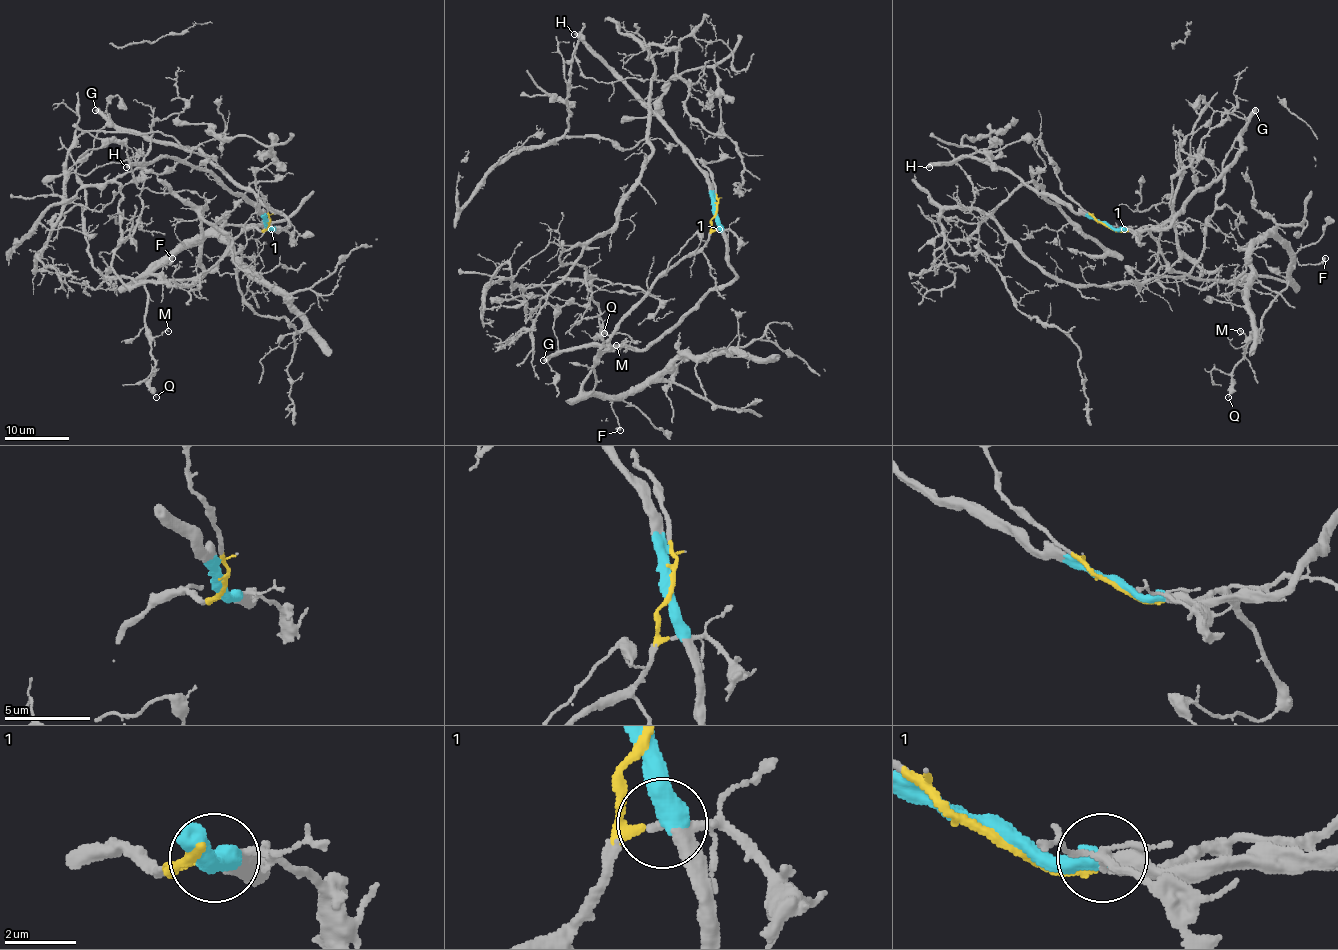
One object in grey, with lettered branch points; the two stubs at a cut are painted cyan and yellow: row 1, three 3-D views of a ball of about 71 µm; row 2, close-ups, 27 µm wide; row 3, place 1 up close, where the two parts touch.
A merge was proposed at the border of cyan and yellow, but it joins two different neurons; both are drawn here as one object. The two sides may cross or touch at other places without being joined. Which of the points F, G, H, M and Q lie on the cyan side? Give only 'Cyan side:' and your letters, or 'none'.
Cyan side: G, H

